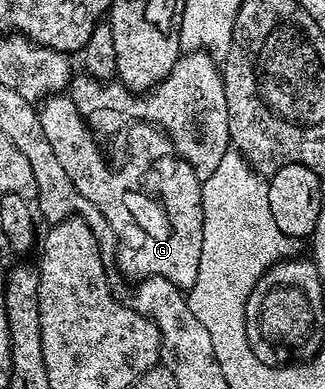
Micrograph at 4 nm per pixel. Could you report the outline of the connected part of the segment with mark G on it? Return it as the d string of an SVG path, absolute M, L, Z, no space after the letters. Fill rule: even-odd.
M54 96L44 99L39 113L43 134L50 141L51 148L55 148L59 164L67 176L71 176L75 188L79 188L79 192L83 192L83 196L87 196L87 200L91 200L91 204L95 204L95 208L107 216L107 224L111 224L111 232L115 232L117 237L115 253L122 272L133 278L161 278L157 280L164 280L181 292L192 290L199 276L199 256L203 252L202 179L197 178L191 164L187 164L187 160L177 154L173 141L152 124L134 125L137 127L129 134L129 159L118 170L109 170L97 147L98 139L83 115L77 111L72 98Z

